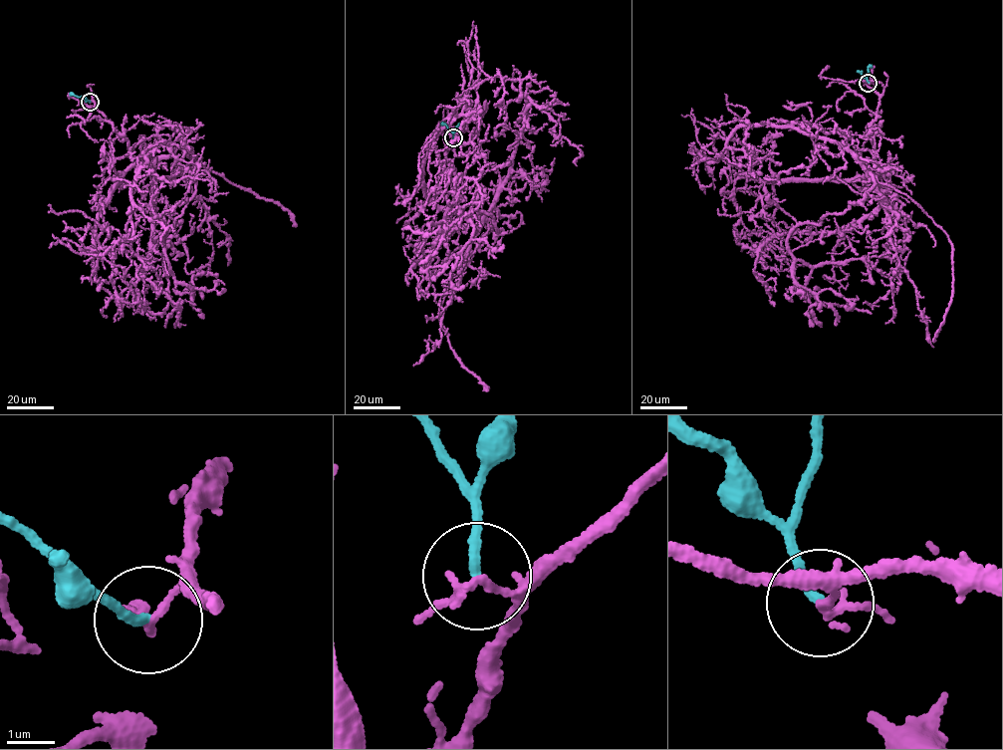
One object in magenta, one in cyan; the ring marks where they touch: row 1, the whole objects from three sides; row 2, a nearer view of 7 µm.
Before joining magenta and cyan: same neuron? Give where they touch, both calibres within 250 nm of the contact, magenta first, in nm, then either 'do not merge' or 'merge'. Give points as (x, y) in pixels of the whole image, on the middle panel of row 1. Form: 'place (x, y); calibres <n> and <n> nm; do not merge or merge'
place (453, 137); calibres 150 and 180 nm; do not merge

